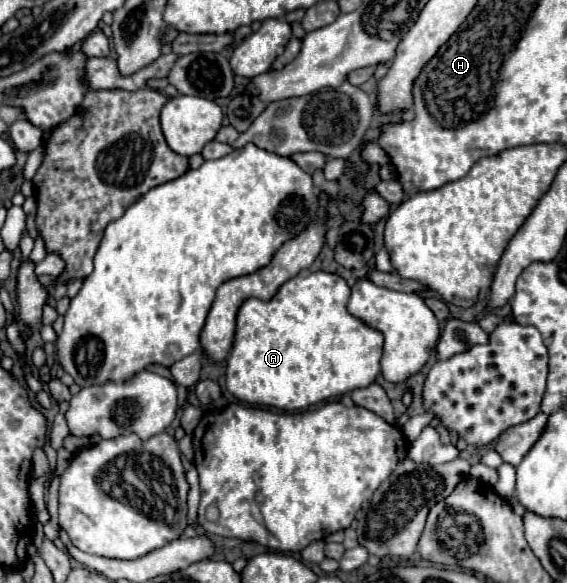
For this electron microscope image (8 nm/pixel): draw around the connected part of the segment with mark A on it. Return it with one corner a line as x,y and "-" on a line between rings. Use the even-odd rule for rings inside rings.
316,271
300,273
288,279
278,293
268,299
246,299
236,317
234,347
226,365
226,389
240,401
250,405
278,407
282,411
298,411
340,393
350,393
358,387
368,387
380,373
384,337
352,317
346,309
350,287
336,273

